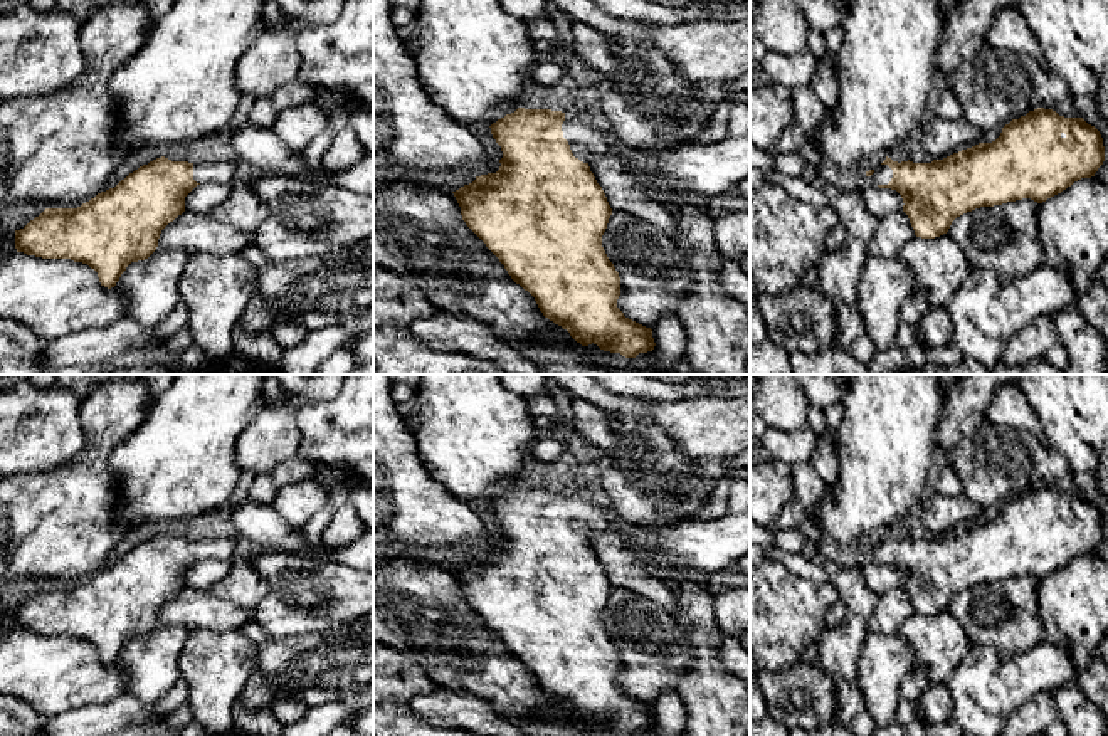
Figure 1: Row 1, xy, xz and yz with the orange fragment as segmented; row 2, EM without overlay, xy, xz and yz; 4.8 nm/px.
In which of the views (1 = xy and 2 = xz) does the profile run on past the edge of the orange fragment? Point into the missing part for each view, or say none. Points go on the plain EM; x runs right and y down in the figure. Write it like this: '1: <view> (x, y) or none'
1: xy (221, 548)
2: xz (587, 509)

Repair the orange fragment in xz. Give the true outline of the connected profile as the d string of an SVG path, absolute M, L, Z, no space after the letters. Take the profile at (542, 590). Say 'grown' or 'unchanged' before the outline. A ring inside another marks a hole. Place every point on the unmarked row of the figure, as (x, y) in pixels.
grown; M525 484L506 491L489 504L503 528L499 546L476 553L472 560L452 568L466 602L499 635L511 655L535 674L543 692L567 706L577 719L582 723L594 719L625 734L652 728L656 723L652 706L625 694L617 684L620 654L602 623L612 585L590 548L588 536L595 529L614 526L617 516L612 506L597 489L565 491Z

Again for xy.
grown; M161 533L77 585L45 585L24 605L15 607L15 625L42 635L87 640L98 649L101 662L111 665L131 639L145 637L156 627L161 607L185 588L185 573L197 561L234 560L237 555L235 539L188 539Z

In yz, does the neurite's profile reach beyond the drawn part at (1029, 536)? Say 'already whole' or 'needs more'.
needs more

